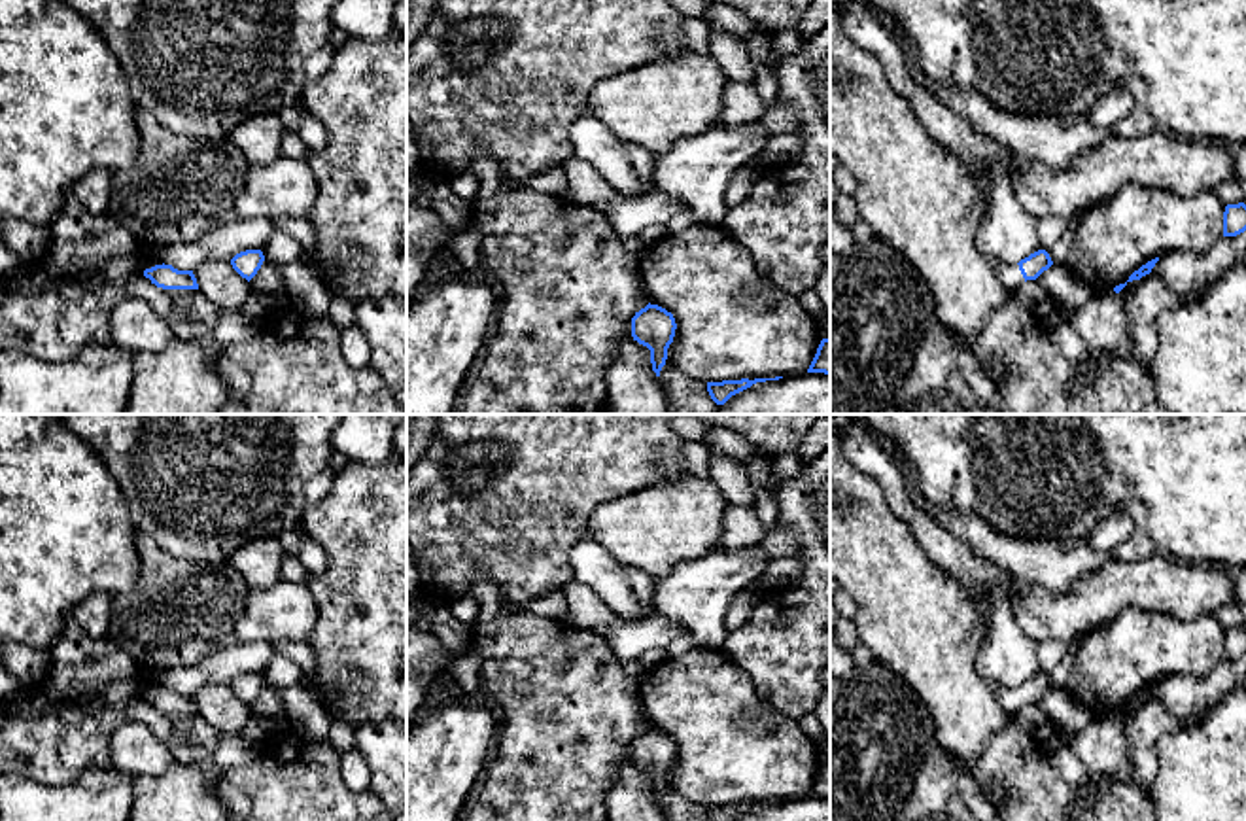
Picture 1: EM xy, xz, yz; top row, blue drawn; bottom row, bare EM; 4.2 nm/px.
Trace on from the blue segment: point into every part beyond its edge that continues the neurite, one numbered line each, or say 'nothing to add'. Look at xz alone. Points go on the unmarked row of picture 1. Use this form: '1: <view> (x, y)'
nothing to add

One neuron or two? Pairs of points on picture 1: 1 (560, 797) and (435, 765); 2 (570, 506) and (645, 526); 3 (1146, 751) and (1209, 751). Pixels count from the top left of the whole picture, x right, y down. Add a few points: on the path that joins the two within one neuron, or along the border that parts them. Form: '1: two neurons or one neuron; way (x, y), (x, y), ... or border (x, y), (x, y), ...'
1: two neurons; border (490, 757), (479, 789), (469, 801)
2: two neurons; border (634, 494), (602, 504), (590, 515), (585, 530)
3: two neurons; border (1178, 727), (1159, 738), (1158, 774), (1146, 791)

